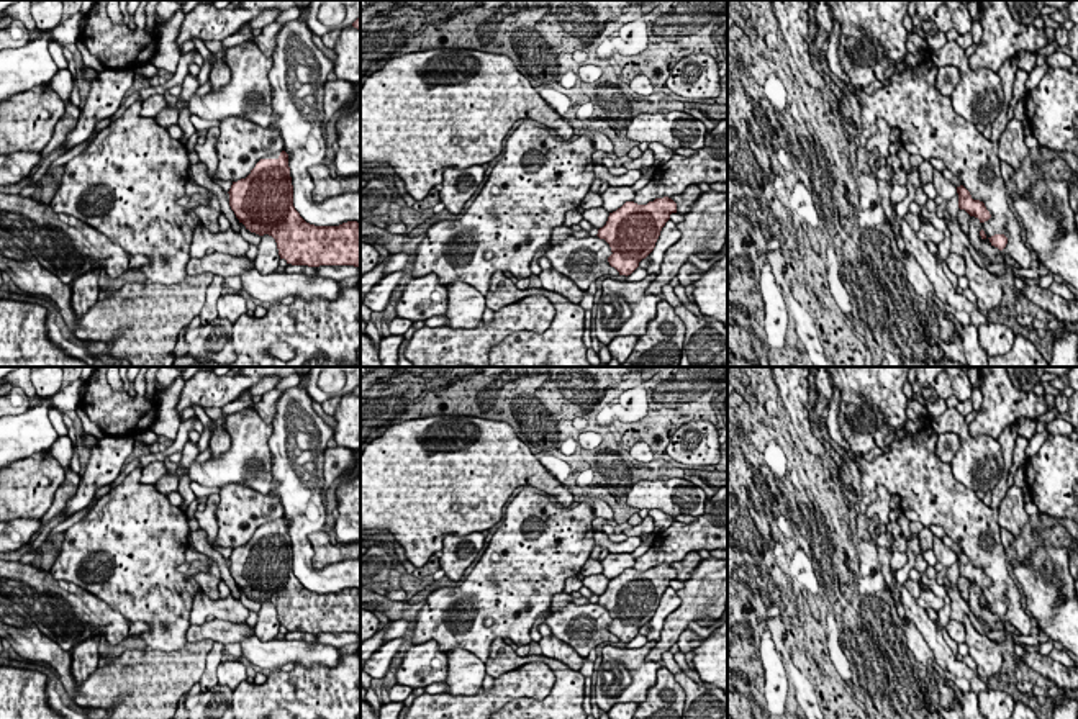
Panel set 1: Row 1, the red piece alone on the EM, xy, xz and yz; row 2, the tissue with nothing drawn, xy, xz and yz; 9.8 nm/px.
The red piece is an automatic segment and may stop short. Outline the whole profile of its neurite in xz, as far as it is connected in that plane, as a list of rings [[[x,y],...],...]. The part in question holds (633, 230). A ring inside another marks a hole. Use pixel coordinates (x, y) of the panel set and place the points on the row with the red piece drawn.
[[[668,197],[655,198],[647,205],[626,201],[609,213],[606,224],[596,234],[611,247],[609,265],[619,275],[631,275],[639,262],[654,251],[672,213],[677,213],[677,203]]]

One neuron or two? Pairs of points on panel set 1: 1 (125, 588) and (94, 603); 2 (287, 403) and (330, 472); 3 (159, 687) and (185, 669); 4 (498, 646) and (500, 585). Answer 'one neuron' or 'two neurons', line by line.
1: two neurons
2: two neurons
3: one neuron
4: two neurons

